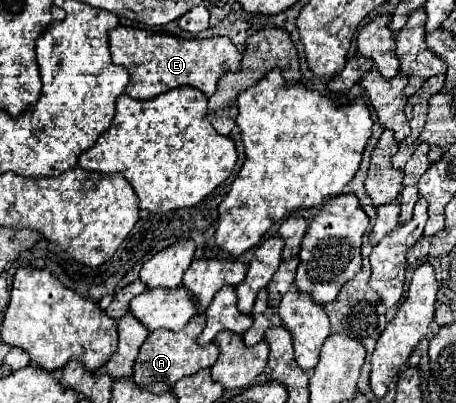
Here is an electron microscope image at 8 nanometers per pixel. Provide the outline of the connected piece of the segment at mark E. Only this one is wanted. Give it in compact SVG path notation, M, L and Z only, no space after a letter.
M116 26L108 32L108 44L114 64L124 66L132 74L132 80L126 86L126 94L134 100L150 100L178 86L192 86L206 96L212 96L218 78L226 72L236 72L242 60L242 54L226 36L206 40L182 40L170 34Z

